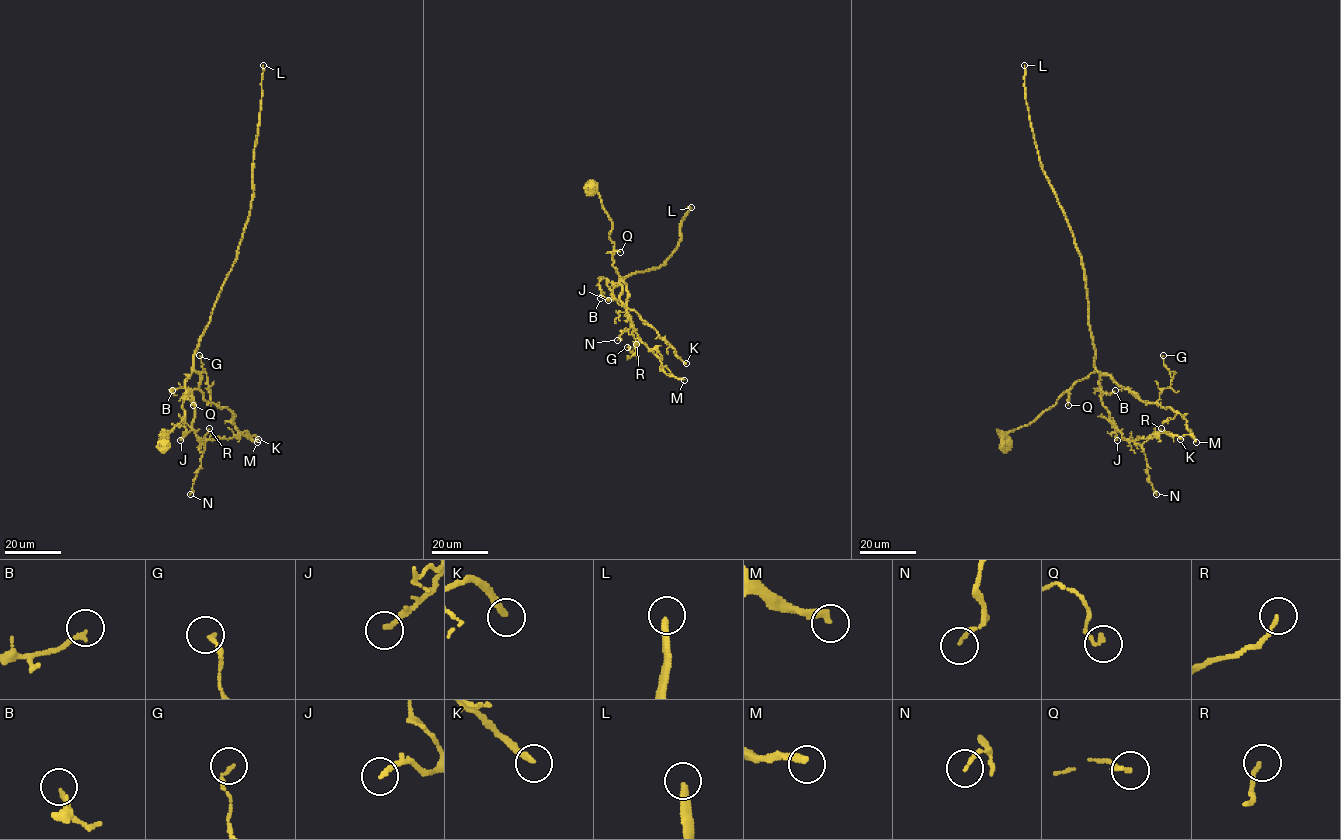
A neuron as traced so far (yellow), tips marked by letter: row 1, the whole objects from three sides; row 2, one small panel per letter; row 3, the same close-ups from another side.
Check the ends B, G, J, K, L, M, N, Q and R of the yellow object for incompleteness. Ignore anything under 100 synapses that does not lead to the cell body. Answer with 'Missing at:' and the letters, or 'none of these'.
Missing at: L

